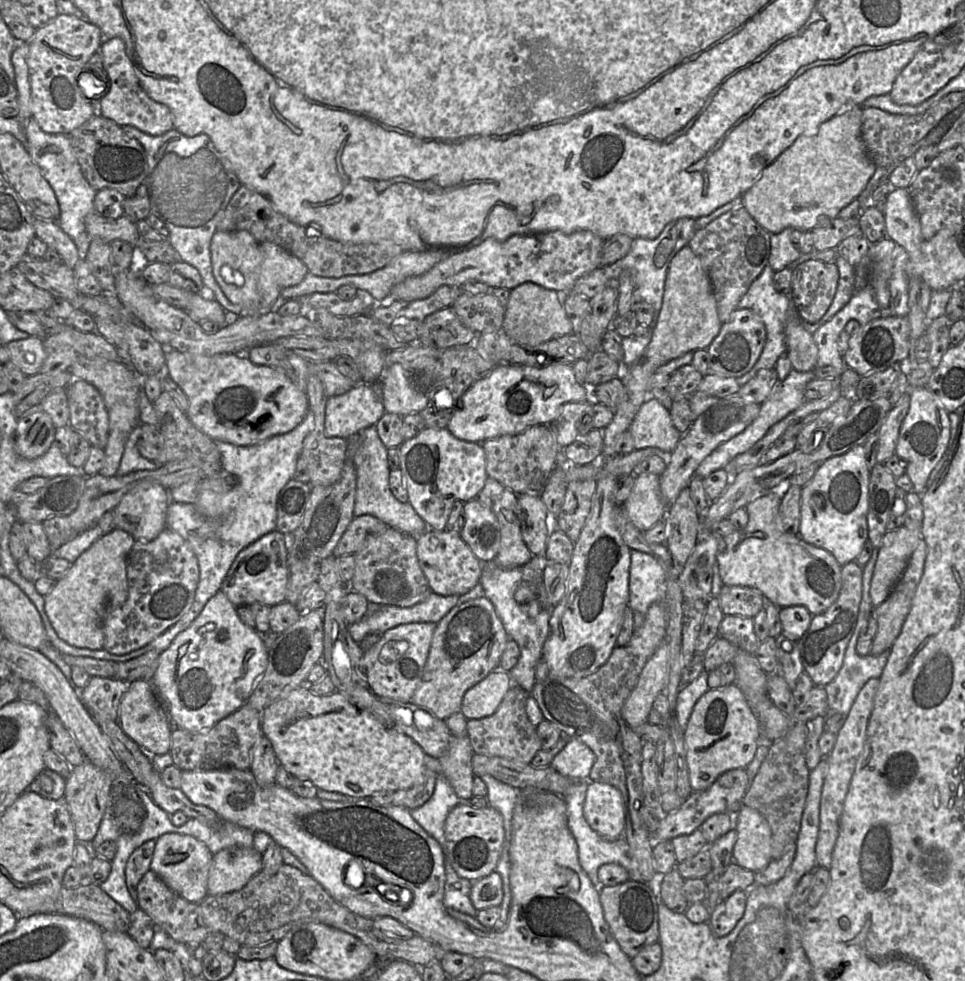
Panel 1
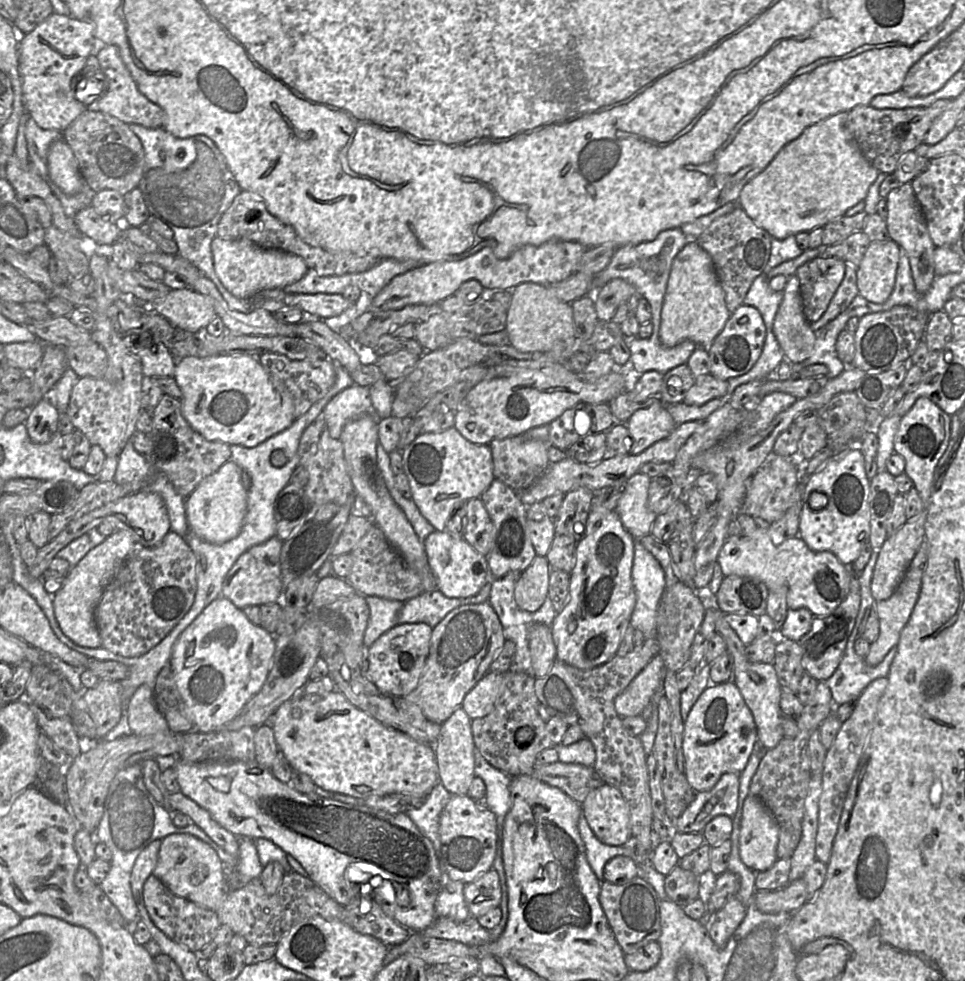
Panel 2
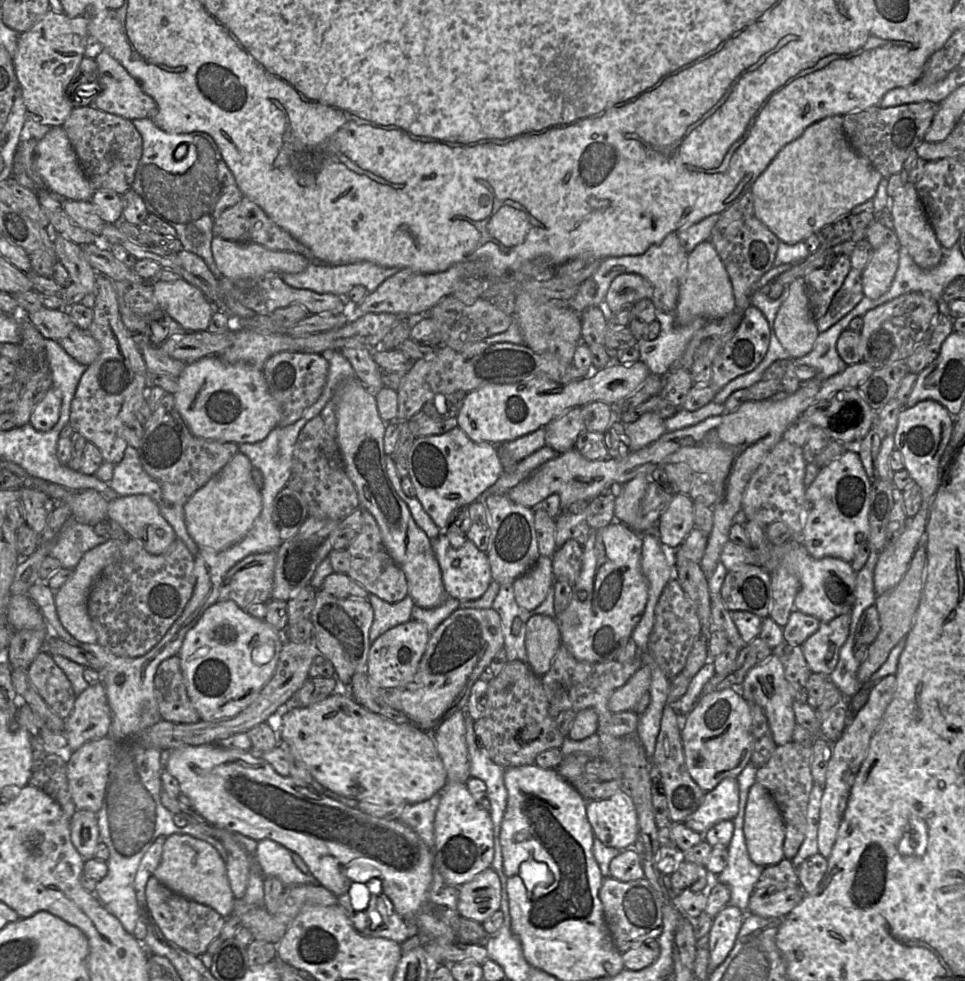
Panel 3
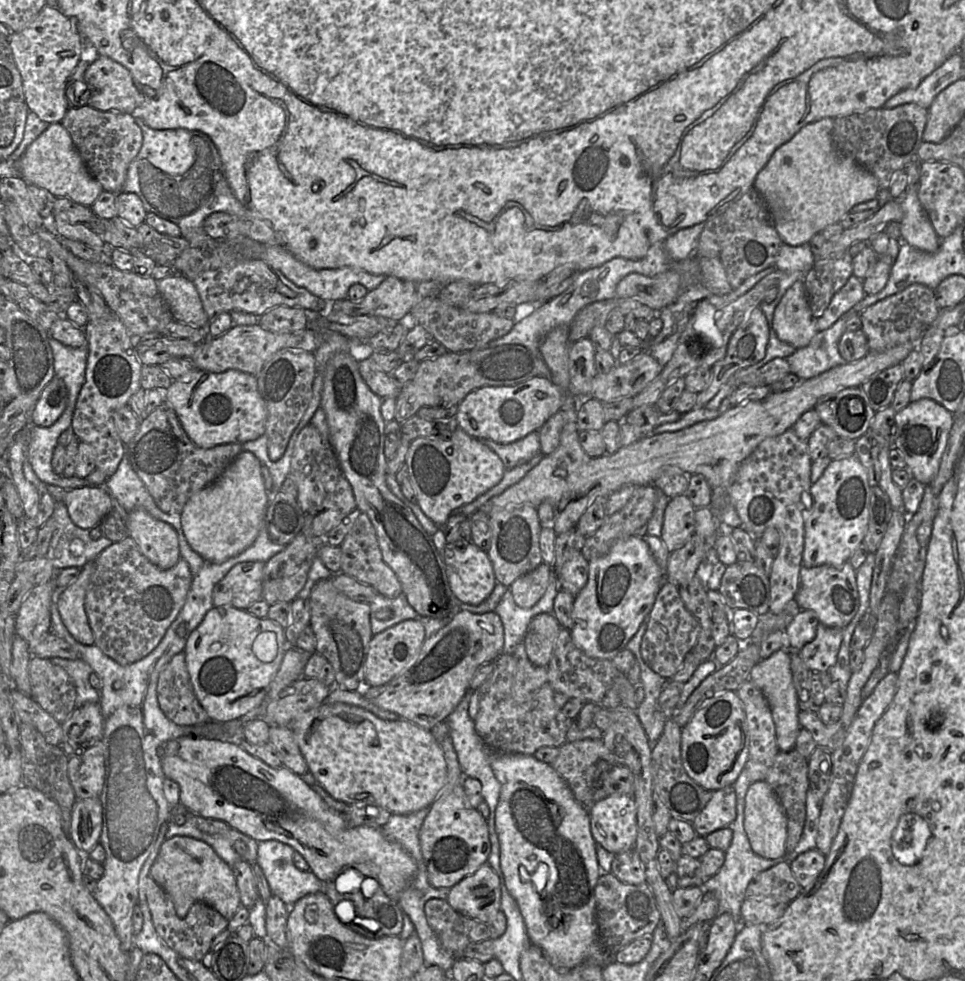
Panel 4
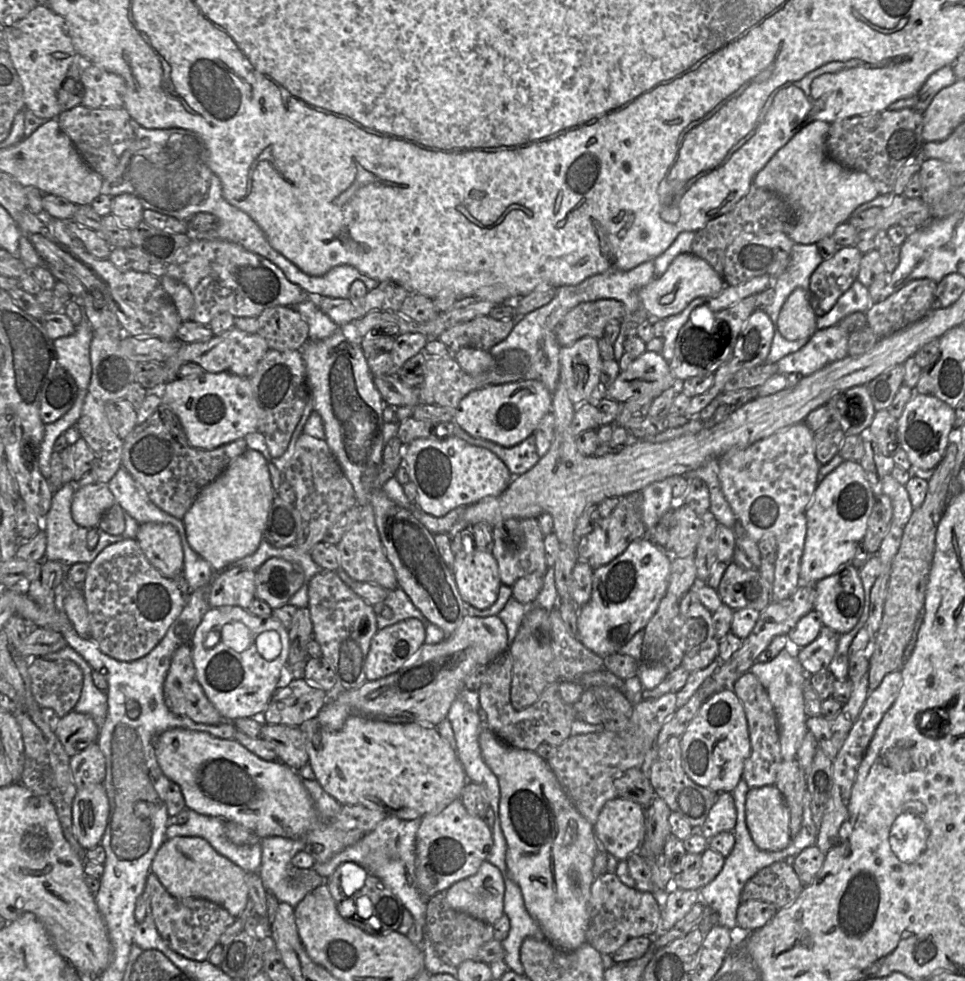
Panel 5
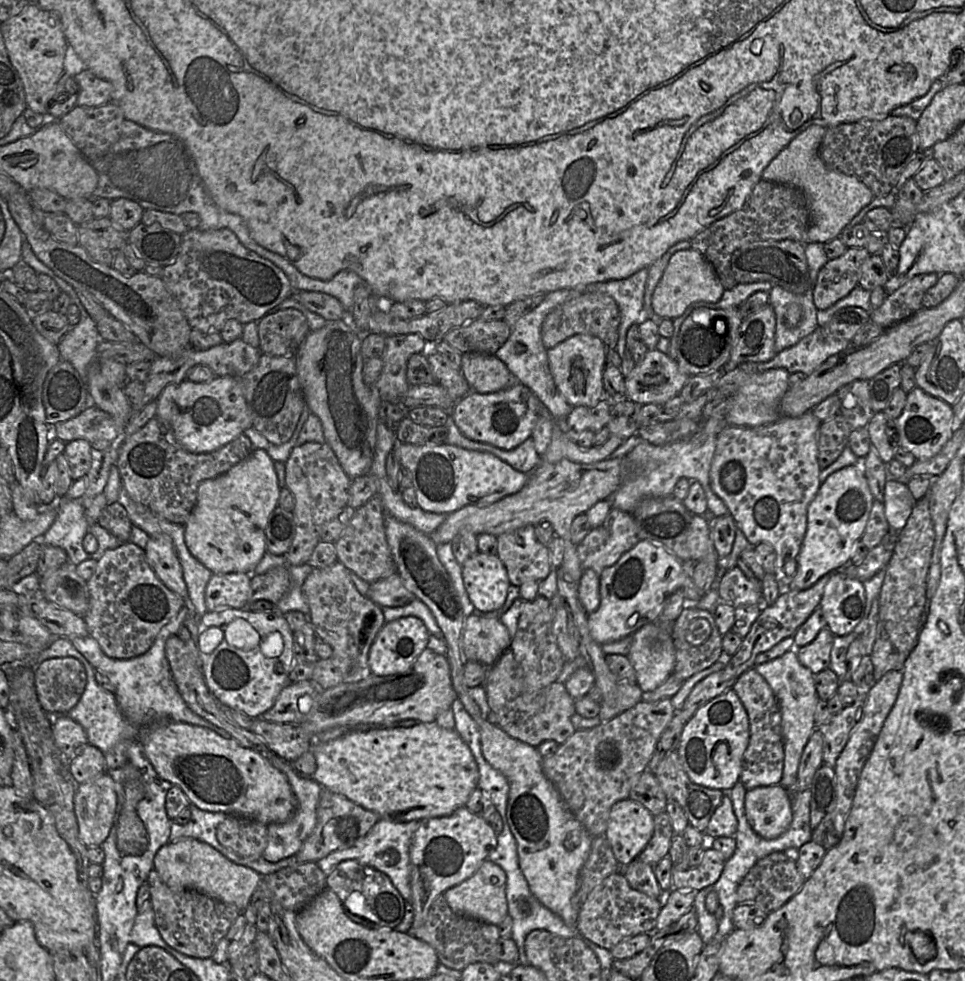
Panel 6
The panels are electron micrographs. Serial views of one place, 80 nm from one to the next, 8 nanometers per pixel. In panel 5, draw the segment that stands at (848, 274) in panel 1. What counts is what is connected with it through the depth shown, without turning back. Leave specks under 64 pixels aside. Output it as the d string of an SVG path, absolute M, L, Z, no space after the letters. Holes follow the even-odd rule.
M856 280L828 313L817 318L817 329L838 325L843 318L854 312L866 313L874 303L868 288Z

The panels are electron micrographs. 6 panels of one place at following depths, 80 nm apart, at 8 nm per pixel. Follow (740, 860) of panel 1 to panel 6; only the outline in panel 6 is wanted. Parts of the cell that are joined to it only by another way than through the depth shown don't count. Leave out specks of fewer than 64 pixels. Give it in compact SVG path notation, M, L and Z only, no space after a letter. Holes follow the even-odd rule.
M781 784L747 790L745 811L752 829L764 839L776 839L792 821L792 795Z

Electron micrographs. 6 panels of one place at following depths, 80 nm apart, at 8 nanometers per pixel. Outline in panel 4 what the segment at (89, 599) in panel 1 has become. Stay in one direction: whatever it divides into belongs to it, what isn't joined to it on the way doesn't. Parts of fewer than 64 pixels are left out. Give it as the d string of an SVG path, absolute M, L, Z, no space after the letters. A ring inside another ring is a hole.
M94 561L87 562L77 580L56 595L56 605L63 624L76 640L85 645L95 644L85 610L86 591L94 568Z

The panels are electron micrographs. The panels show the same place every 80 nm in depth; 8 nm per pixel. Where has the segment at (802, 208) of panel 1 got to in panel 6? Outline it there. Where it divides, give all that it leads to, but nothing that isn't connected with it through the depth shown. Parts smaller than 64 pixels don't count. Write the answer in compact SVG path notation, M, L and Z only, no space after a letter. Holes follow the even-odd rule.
M821 125L809 126L782 148L761 173L761 179L787 184L803 193L810 210L808 241L822 244L839 237L861 209L875 198L872 191L858 178L826 167L819 155L826 130Z

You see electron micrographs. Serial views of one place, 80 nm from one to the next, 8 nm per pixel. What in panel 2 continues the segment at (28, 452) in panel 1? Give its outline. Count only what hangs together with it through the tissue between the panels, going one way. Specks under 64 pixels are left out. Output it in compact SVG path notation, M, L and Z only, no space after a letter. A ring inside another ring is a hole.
M43 398L29 411L25 421L32 442L44 444L50 441L58 430L59 412L53 402Z

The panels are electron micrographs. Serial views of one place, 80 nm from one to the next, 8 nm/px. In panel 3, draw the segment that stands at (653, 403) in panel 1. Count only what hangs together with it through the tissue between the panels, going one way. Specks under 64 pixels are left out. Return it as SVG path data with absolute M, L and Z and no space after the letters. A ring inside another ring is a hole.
M651 412L642 414L634 422L622 425L630 439L630 451L644 448L667 432L664 420Z

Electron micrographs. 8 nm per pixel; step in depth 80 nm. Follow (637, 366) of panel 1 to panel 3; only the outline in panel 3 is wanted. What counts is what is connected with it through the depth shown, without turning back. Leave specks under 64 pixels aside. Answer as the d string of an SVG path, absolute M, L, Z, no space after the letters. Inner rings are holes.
M710 241L699 243L688 254L686 272L681 278L675 316L677 324L686 326L696 319L717 320L734 310L732 284L721 258Z

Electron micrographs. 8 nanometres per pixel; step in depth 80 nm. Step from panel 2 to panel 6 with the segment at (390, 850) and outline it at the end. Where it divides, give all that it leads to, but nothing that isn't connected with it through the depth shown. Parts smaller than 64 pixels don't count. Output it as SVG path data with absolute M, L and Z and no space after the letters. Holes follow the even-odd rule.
M169 721L140 728L139 741L157 774L179 786L189 801L201 810L244 816L265 825L286 823L296 811L297 800L285 774L275 768L266 757L241 746L232 737L223 737L202 726Z

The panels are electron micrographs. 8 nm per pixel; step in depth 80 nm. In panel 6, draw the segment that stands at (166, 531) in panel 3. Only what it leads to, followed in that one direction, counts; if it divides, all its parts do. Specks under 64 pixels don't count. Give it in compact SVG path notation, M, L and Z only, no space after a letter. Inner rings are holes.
M167 534L150 536L144 551L147 562L161 582L183 598L186 605L190 603L182 566L172 538Z

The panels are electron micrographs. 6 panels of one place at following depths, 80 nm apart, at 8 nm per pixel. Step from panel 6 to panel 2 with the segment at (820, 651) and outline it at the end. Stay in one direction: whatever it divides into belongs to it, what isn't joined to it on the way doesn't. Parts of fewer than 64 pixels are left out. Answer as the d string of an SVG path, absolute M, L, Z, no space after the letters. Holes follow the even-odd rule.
M851 571L849 591L845 599L830 615L814 617L810 631L798 642L802 650L802 665L805 673L817 681L828 680L840 664L848 638L855 624L860 600L858 574Z

